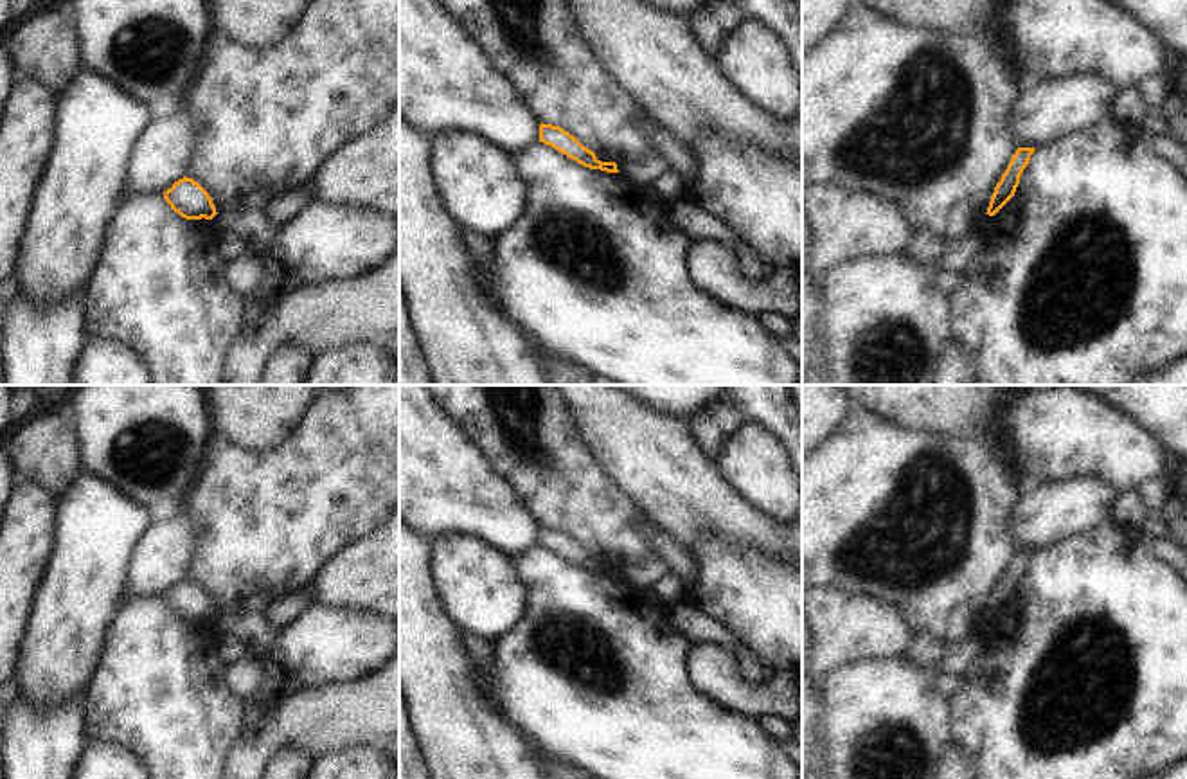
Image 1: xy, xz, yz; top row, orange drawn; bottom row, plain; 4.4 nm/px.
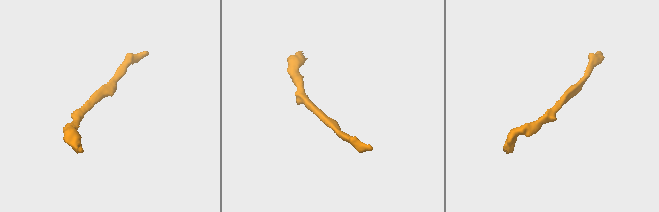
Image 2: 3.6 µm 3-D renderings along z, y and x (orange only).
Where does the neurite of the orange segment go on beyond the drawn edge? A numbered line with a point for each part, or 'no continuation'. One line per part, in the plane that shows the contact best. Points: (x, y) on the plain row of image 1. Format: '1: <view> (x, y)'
no continuation

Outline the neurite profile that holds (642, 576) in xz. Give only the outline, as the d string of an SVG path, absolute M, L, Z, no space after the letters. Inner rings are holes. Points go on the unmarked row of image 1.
M658 558L644 560L637 567L619 567L619 578L638 590L651 590L651 586L664 576L667 576L667 567Z

